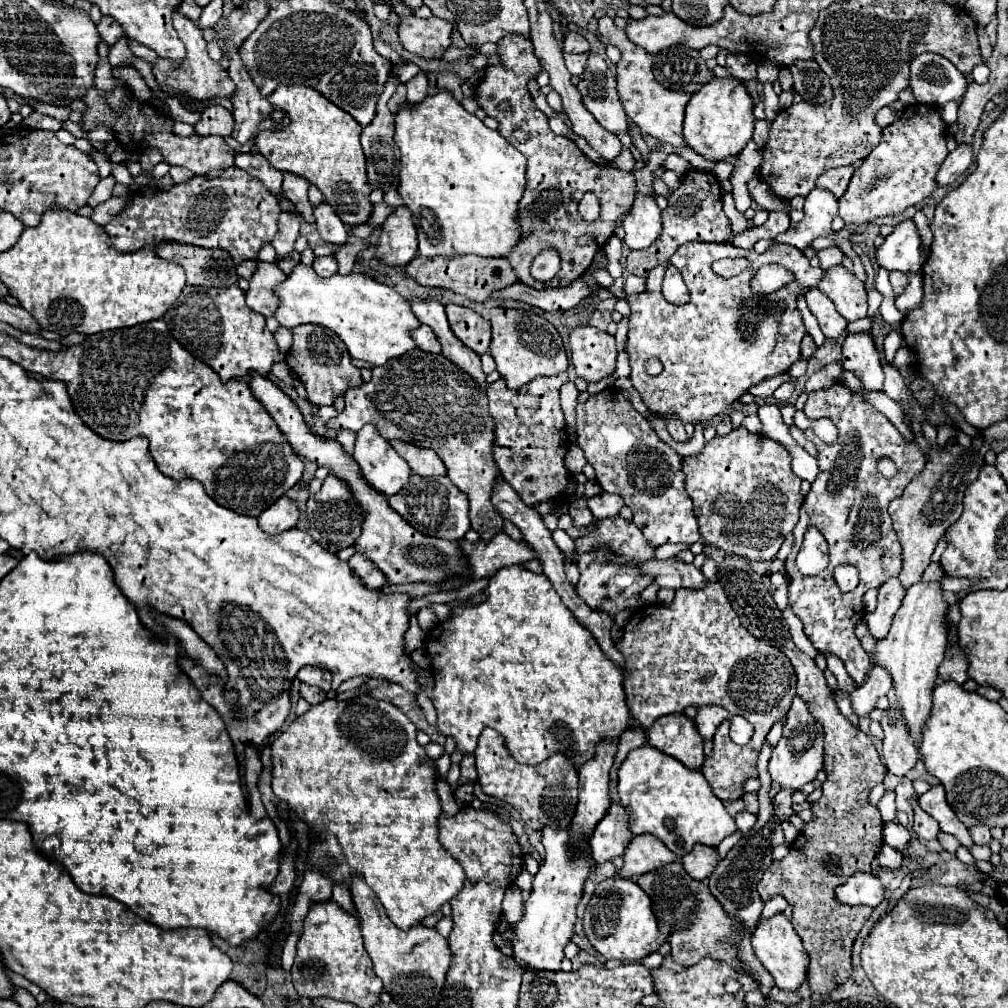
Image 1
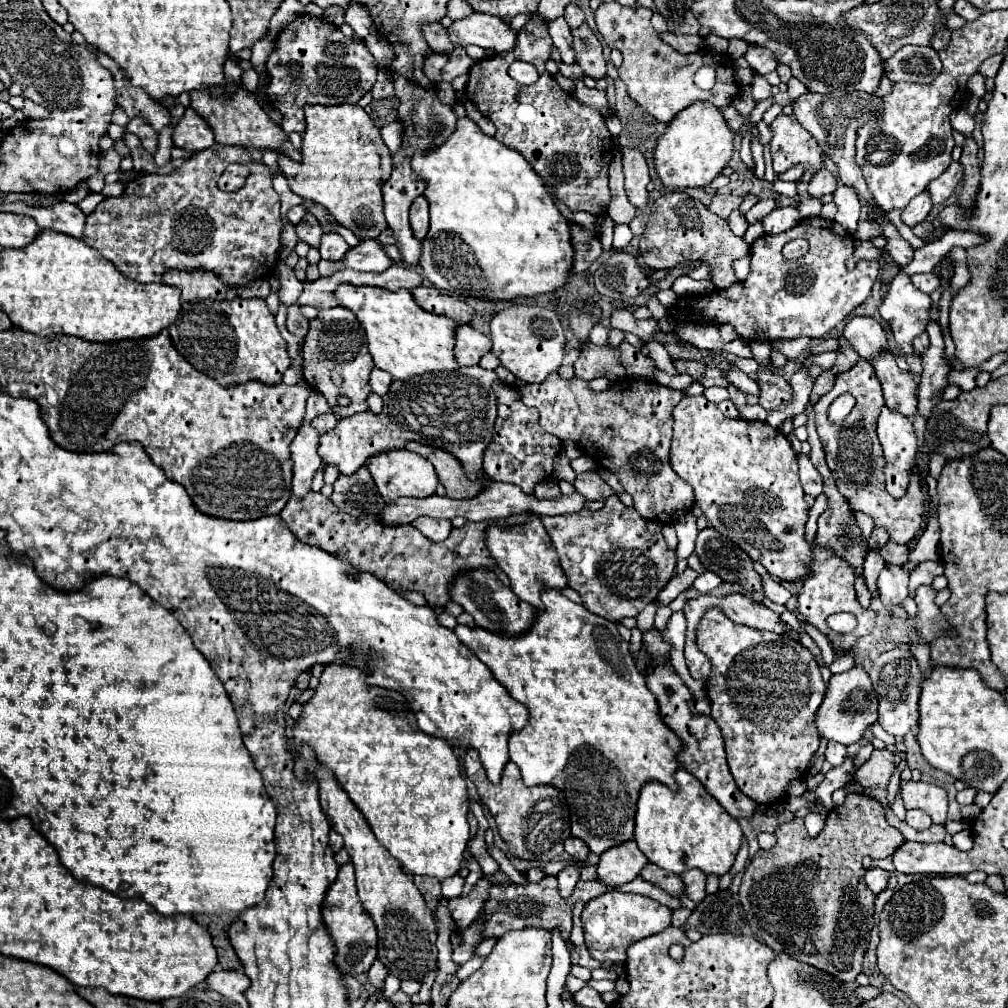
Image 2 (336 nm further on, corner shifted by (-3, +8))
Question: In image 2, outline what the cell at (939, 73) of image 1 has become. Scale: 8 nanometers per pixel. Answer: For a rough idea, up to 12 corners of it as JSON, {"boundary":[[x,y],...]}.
{"boundary":[[905,45],[885,63],[891,81],[929,85],[941,73],[933,47]]}

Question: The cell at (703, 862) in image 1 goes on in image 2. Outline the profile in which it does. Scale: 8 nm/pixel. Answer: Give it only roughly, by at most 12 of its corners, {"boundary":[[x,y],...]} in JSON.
{"boundary":[[697,869],[681,873],[685,895],[699,903],[707,877]]}

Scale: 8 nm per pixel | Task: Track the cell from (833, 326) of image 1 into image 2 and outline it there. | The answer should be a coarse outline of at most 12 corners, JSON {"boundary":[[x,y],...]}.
{"boundary":[[873,317],[849,319],[843,337],[863,359],[887,347]]}

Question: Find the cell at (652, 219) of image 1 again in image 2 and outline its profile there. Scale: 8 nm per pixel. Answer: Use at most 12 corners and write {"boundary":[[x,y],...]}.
{"boundary":[[621,147],[627,197],[637,209],[649,205],[651,181],[646,158]]}

